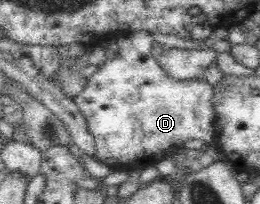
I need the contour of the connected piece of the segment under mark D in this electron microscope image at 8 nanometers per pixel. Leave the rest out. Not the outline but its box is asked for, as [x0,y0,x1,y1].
[74,31,216,171]

